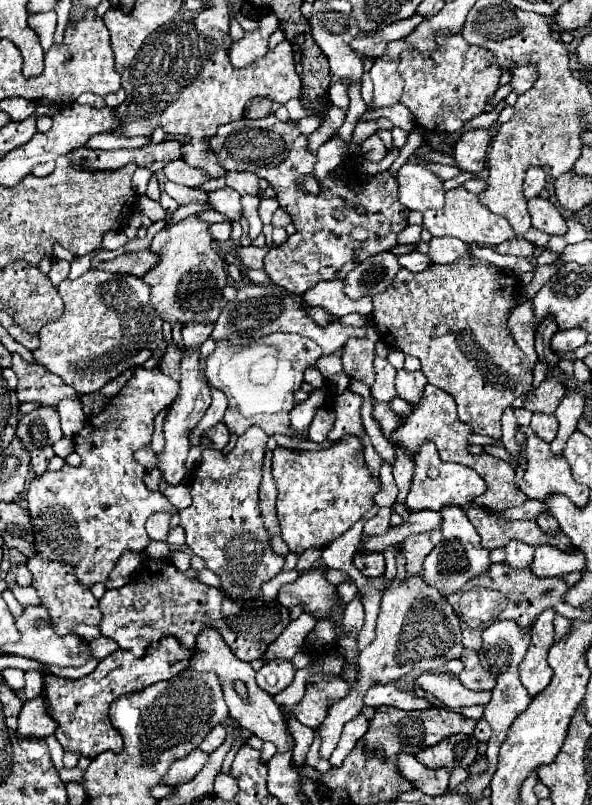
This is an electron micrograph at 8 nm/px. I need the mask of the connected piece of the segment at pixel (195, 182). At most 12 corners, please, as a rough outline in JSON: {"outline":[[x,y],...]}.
{"outline":[[184,160],[164,168],[176,184],[200,186],[210,180],[202,168],[192,168]]}

